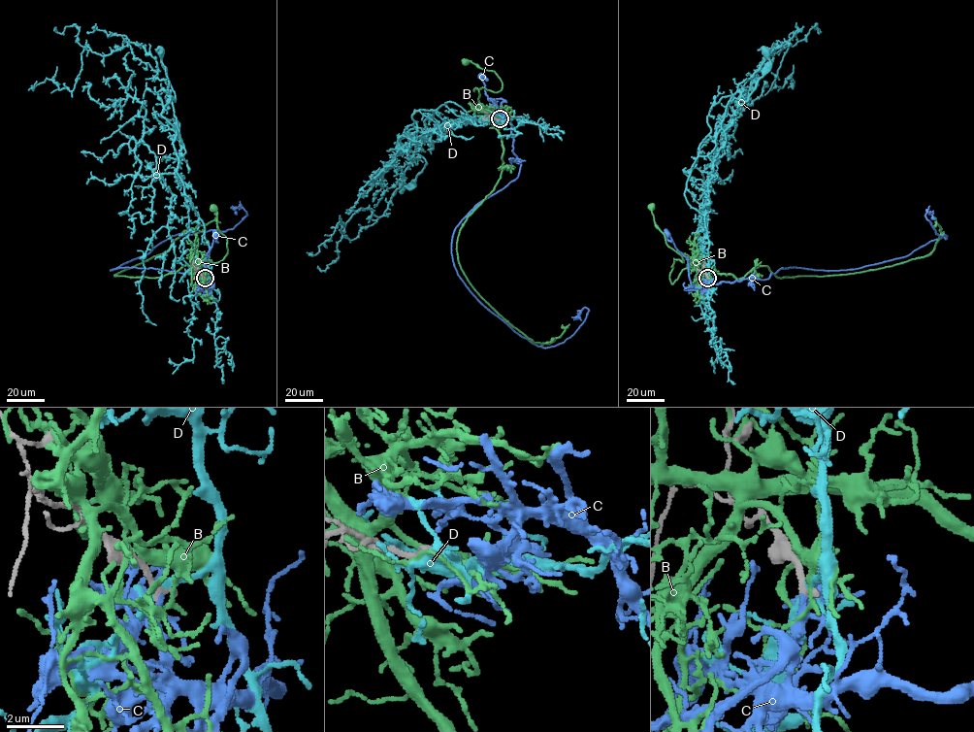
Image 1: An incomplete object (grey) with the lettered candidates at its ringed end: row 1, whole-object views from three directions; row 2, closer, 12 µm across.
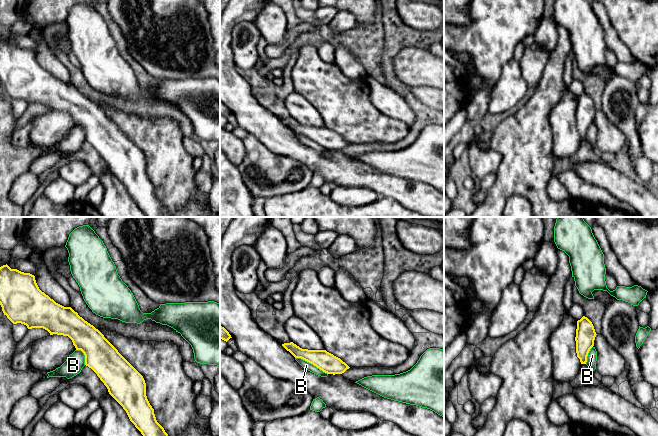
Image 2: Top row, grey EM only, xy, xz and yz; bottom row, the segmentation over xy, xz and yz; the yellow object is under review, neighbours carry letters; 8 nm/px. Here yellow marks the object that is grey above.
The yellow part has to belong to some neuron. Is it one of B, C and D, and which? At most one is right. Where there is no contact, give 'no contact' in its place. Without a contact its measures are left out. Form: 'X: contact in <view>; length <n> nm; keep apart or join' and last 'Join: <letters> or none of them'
B: contact in xz; length 300 nm; keep apart
C: no contact; join
D: no contact; keep apart
Join: C

